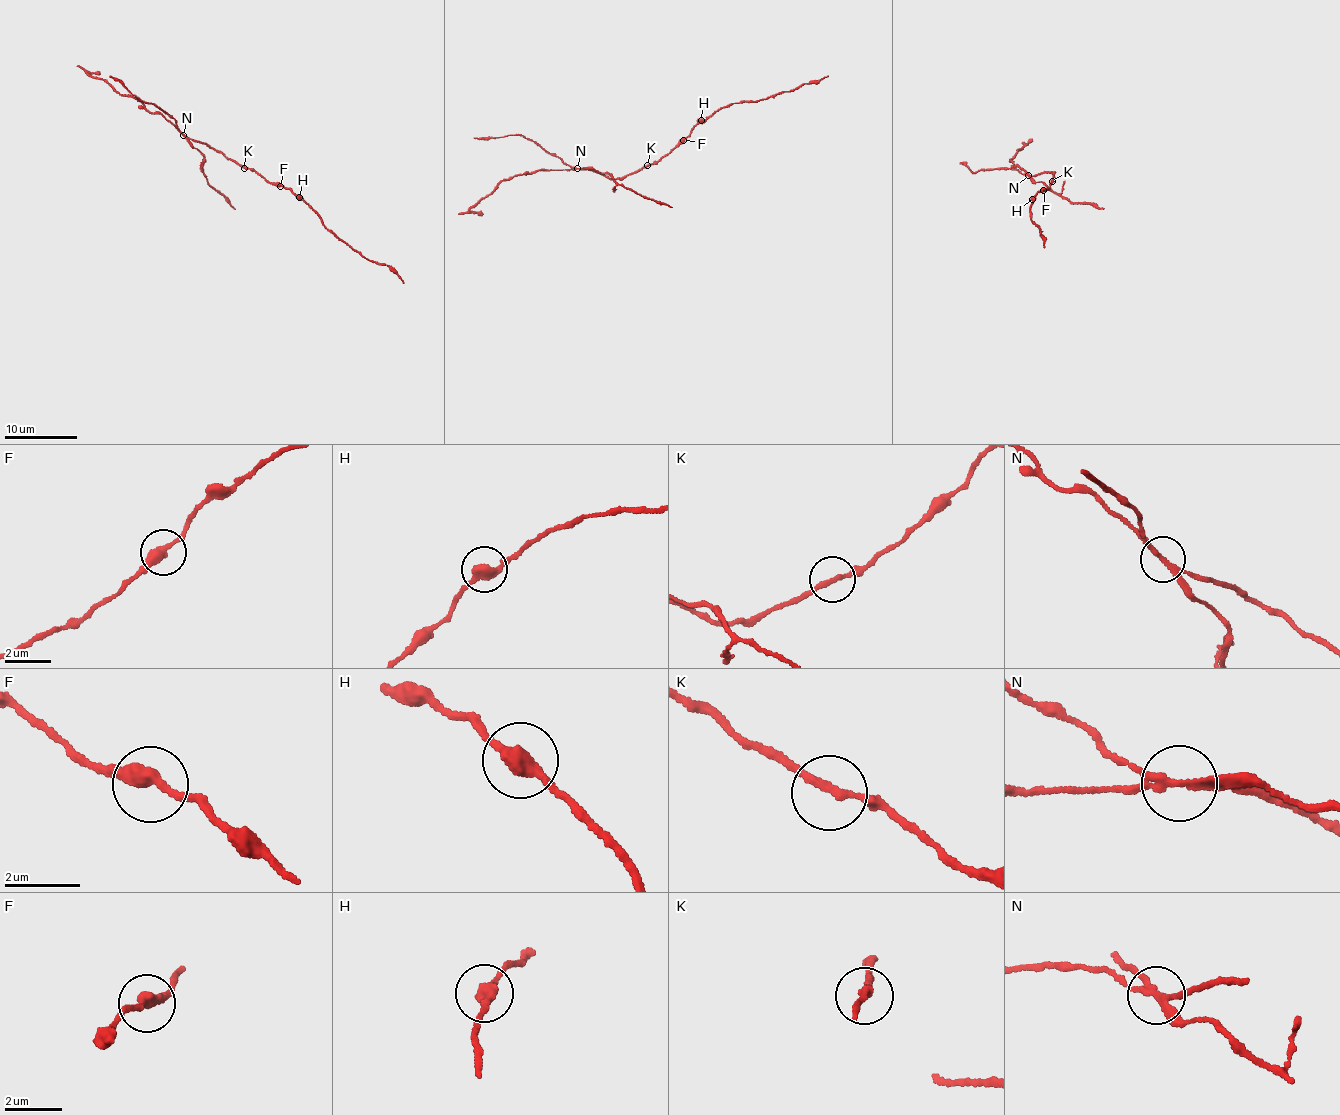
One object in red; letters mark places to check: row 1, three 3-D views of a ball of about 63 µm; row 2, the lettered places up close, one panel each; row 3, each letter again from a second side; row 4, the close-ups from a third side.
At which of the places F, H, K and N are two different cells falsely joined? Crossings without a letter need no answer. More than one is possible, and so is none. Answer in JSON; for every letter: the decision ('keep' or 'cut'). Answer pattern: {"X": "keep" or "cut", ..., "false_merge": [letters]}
{"F": "keep", "H": "keep", "K": "keep", "N": "cut", "false_merge": ["N"]}

